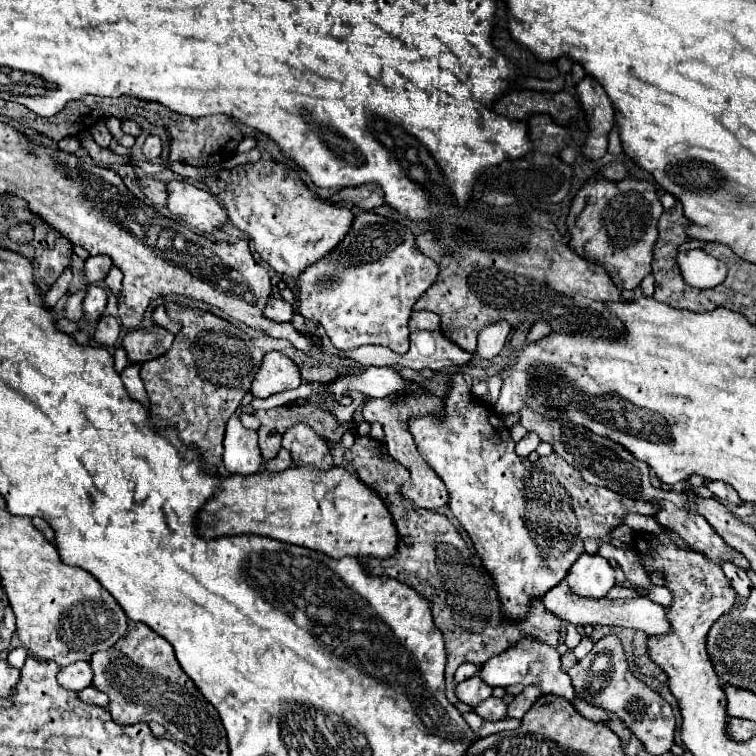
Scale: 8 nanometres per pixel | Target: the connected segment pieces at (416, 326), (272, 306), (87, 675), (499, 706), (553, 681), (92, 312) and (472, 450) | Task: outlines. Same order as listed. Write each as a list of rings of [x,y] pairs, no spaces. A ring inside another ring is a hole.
[[[413,311],[409,319],[409,331],[421,331],[421,329],[439,329],[439,315],[430,311]]]
[[[271,297],[271,301],[267,303],[267,307],[265,307],[265,317],[269,317],[269,319],[273,319],[273,321],[277,321],[277,323],[287,323],[287,321],[291,321],[293,317],[295,317],[295,313],[297,313],[297,309],[293,307],[293,305],[289,305],[287,301],[283,301],[281,297]]]
[[[77,661],[75,665],[61,667],[61,671],[57,675],[59,685],[69,691],[81,691],[81,689],[89,687],[91,679],[93,679],[93,673],[91,673],[91,665],[87,661]]]
[[[489,697],[487,701],[481,701],[481,703],[475,707],[475,711],[477,711],[483,719],[493,719],[493,721],[507,717],[507,705],[505,705],[505,701],[499,699],[499,697]]]
[[[533,637],[521,639],[513,647],[505,649],[503,653],[485,661],[485,665],[481,665],[479,677],[483,677],[483,681],[489,683],[491,687],[509,687],[509,685],[517,685],[517,683],[519,685],[539,685],[539,689],[543,693],[553,693],[553,695],[565,697],[567,701],[573,701],[573,697],[575,697],[571,677],[561,667],[561,653],[557,651],[557,647],[541,643]]]
[[[89,285],[87,287],[87,297],[85,297],[85,303],[83,303],[83,313],[85,313],[85,319],[87,321],[93,321],[93,319],[99,319],[105,311],[105,305],[107,305],[107,289],[101,287],[101,285]]]
[[[461,371],[449,375],[443,417],[411,417],[409,429],[419,453],[445,483],[449,507],[495,579],[503,613],[509,619],[523,619],[529,599],[541,597],[567,575],[587,537],[601,541],[629,513],[655,515],[657,511],[649,501],[589,485],[557,453],[533,463],[519,457],[505,419],[489,405],[473,401]]]

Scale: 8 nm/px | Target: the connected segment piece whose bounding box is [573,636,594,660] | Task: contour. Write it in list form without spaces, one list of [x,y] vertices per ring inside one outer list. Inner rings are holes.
[[[583,636],[580,643],[574,648],[573,653],[578,660],[583,659],[590,653],[593,645],[594,643],[588,636]]]

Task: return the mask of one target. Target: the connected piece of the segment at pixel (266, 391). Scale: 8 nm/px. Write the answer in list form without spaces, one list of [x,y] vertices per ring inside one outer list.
[[[271,351],[263,357],[263,365],[253,381],[251,393],[255,397],[269,397],[287,389],[297,389],[301,383],[301,373],[297,365],[283,353]]]

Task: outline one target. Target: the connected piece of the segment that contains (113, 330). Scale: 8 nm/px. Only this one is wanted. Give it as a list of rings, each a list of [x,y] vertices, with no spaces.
[[[103,315],[99,319],[99,325],[97,325],[97,331],[93,335],[93,339],[105,347],[113,347],[119,339],[119,333],[121,333],[121,325],[119,325],[119,319],[117,317],[111,317],[111,315]]]

